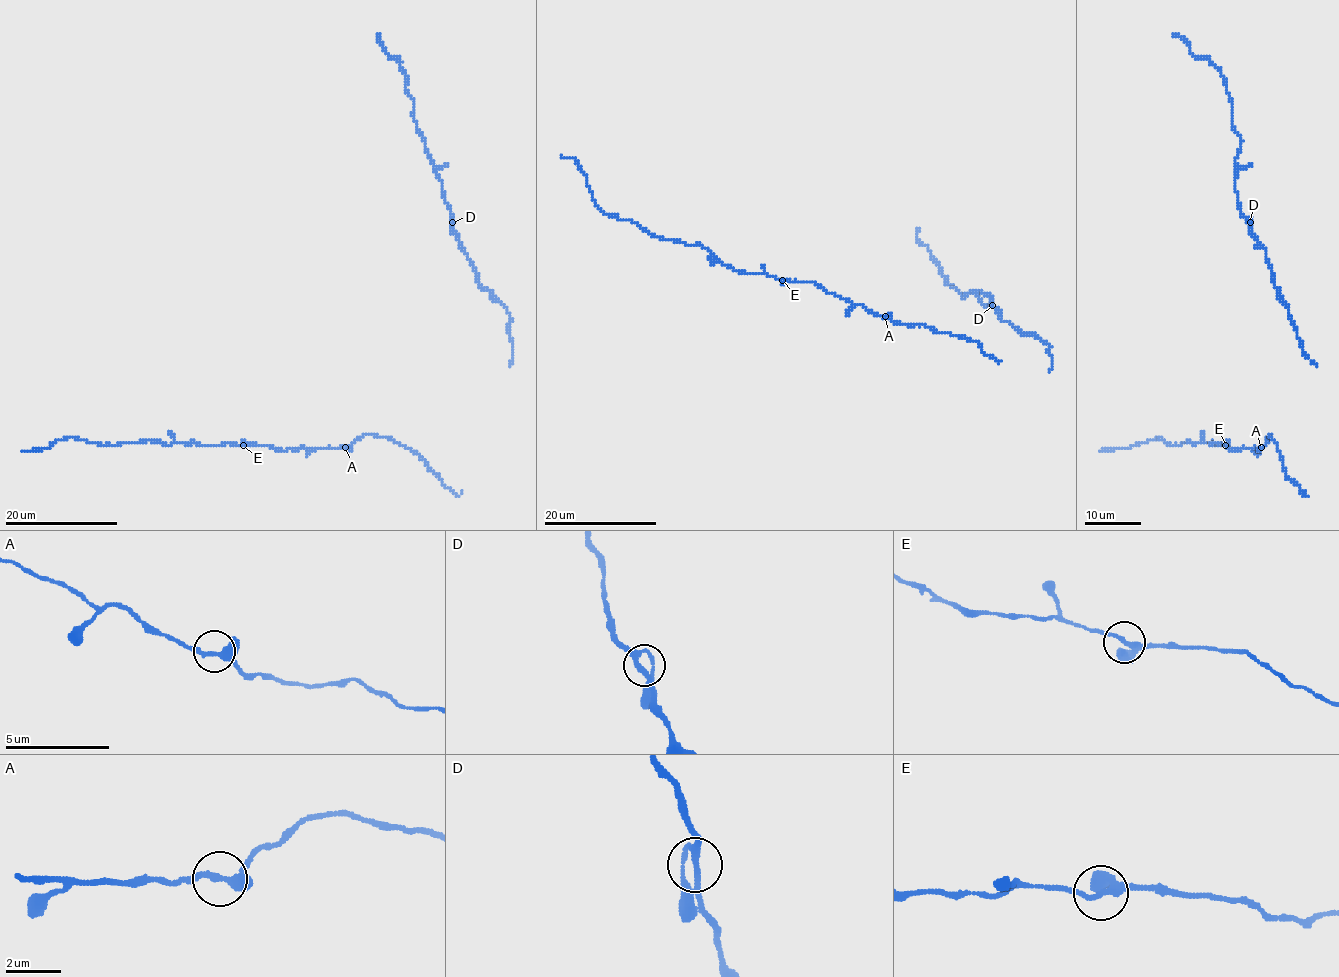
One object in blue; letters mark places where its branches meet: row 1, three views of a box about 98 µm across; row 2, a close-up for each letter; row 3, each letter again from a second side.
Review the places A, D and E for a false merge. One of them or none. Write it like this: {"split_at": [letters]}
{"split_at": []}

